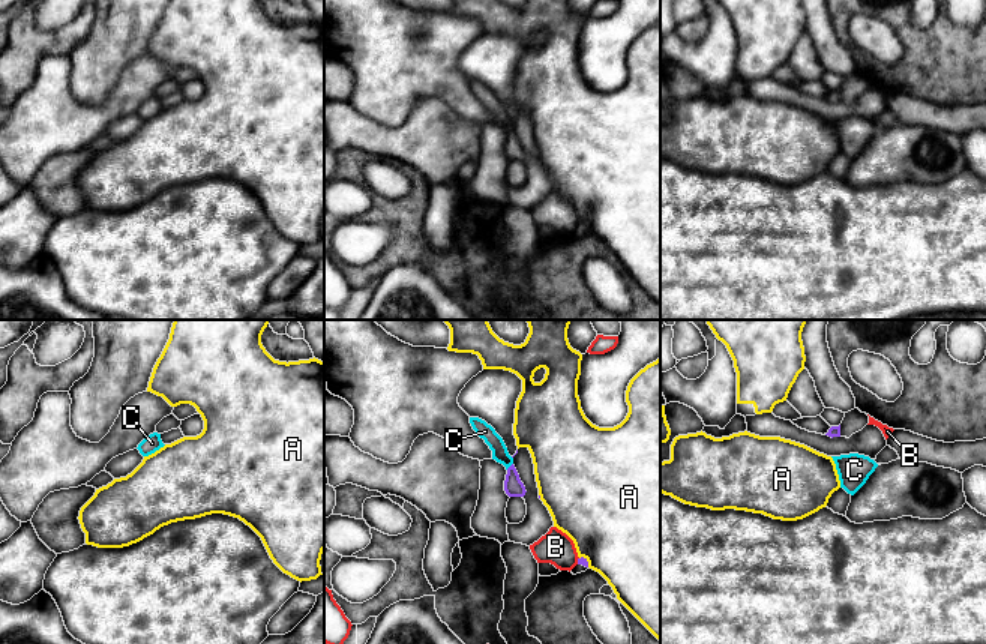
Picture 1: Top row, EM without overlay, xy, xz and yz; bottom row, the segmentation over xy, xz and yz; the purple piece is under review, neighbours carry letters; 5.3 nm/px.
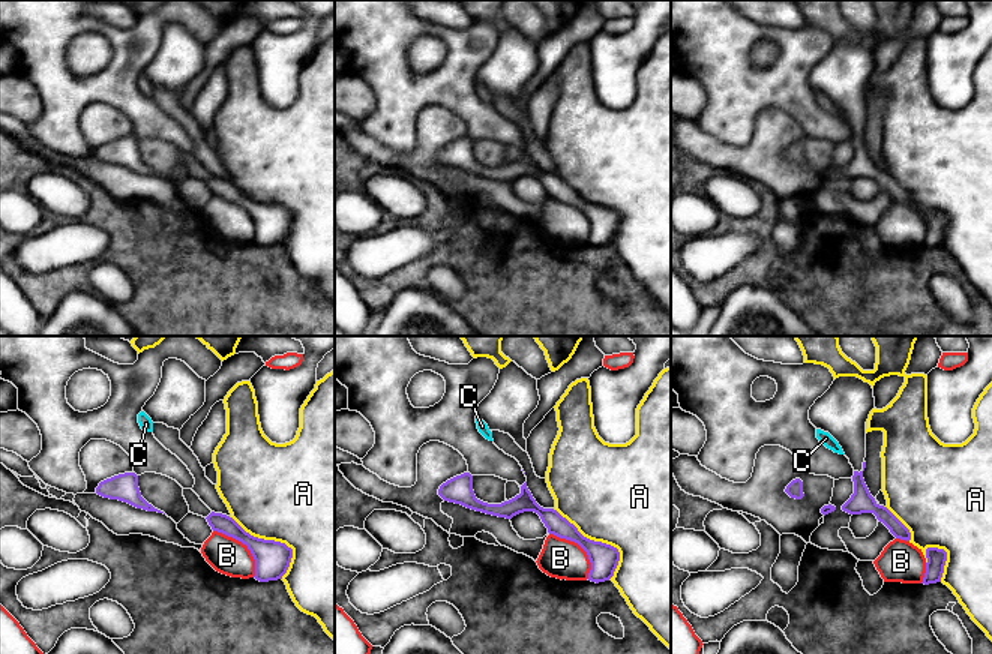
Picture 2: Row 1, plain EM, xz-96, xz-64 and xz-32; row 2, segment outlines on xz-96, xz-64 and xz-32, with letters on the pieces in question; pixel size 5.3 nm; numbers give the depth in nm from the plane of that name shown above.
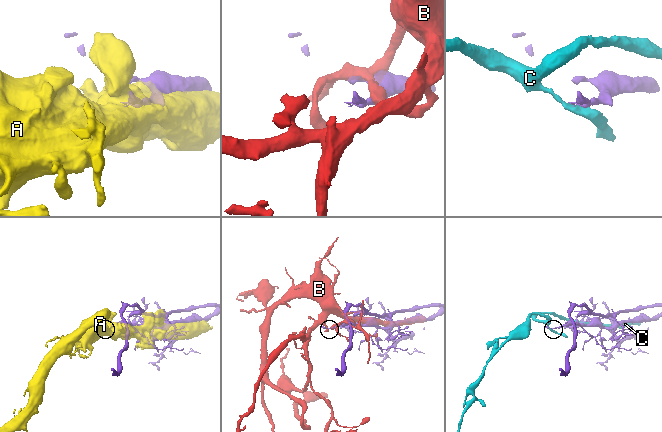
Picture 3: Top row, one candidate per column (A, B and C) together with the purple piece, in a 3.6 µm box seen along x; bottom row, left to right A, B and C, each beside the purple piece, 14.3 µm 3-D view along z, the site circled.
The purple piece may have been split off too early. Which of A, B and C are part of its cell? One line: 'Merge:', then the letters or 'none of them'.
Merge: none of them

